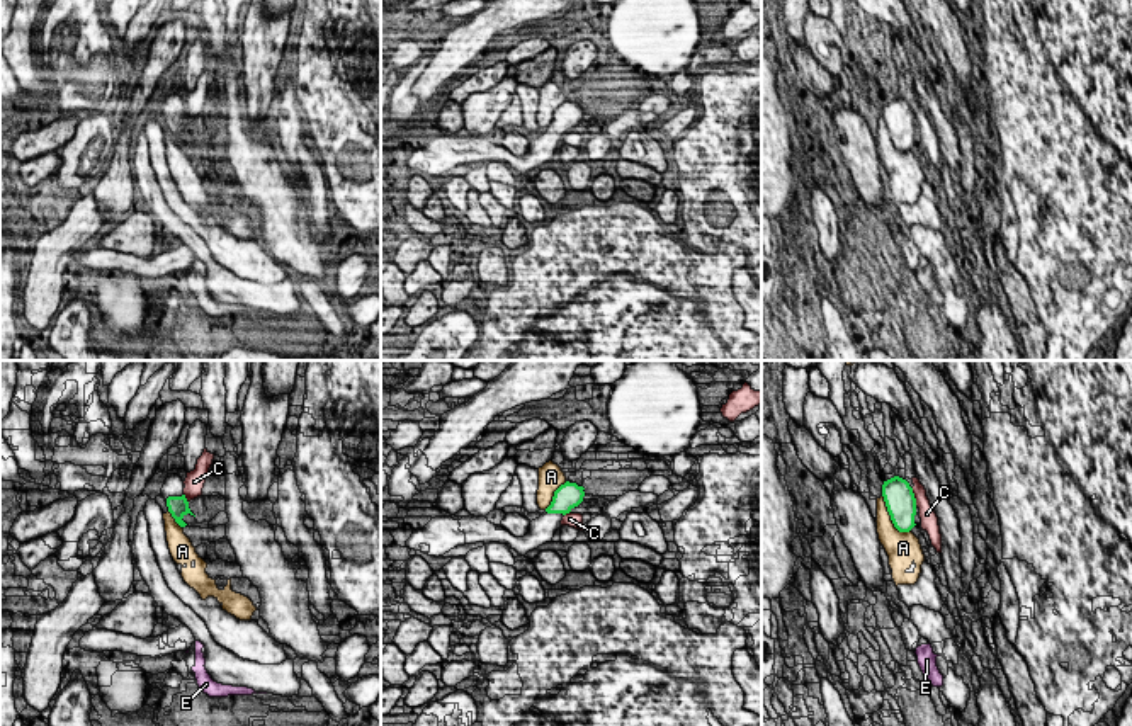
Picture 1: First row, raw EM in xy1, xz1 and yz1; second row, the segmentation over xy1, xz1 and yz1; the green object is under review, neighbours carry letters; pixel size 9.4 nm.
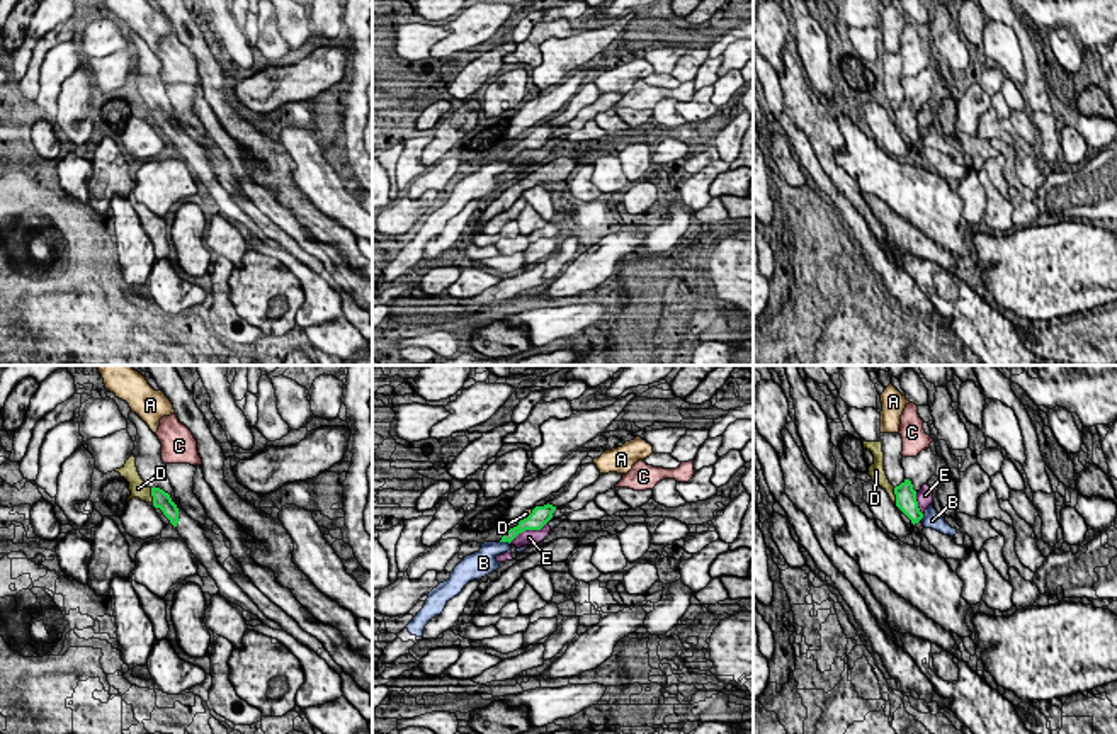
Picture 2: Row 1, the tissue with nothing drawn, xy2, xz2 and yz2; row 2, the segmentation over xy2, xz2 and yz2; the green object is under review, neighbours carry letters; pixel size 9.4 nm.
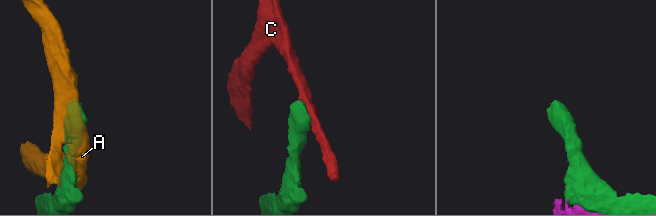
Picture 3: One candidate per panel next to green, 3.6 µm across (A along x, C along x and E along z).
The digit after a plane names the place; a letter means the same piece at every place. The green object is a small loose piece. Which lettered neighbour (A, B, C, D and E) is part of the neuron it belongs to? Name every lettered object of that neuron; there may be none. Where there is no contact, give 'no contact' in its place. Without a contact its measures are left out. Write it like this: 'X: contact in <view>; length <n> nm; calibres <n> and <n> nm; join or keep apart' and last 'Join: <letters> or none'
A: contact in yz1; length 440 nm; calibres 280 and 240 nm; keep apart
B: contact in xz2; length 100 nm; calibres 120 and 190 nm; keep apart
C: contact in yz1; length 180 nm; calibres 280 and 160 nm; keep apart
D: contact in xy2; length 150 nm; calibres 170 and 170 nm; keep apart
E: contact in xz2; length 440 nm; calibres 180 and 160 nm; keep apart
Join: none

